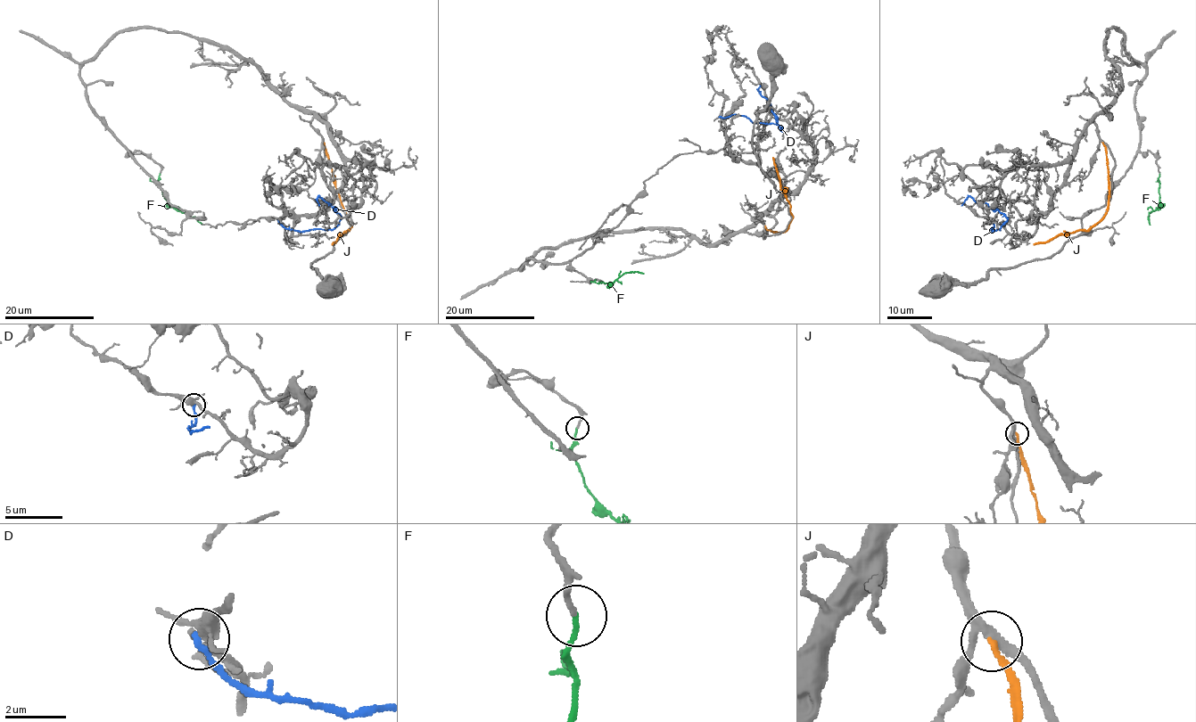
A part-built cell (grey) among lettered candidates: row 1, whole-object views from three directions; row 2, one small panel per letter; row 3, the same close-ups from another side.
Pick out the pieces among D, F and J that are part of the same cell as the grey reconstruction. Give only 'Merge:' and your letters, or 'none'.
Merge: F

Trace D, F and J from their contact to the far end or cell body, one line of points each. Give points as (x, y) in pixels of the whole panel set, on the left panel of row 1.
D: (279, 220), (284, 227), (293, 231), (333, 229), (341, 216), (329, 202), (319, 197), (317, 199), (319, 206)
F: (160, 173), (158, 184), (163, 197), (178, 210), (194, 217), (202, 225)
J: (324, 142), (333, 181), (350, 224), (350, 229), (338, 235), (332, 245)

